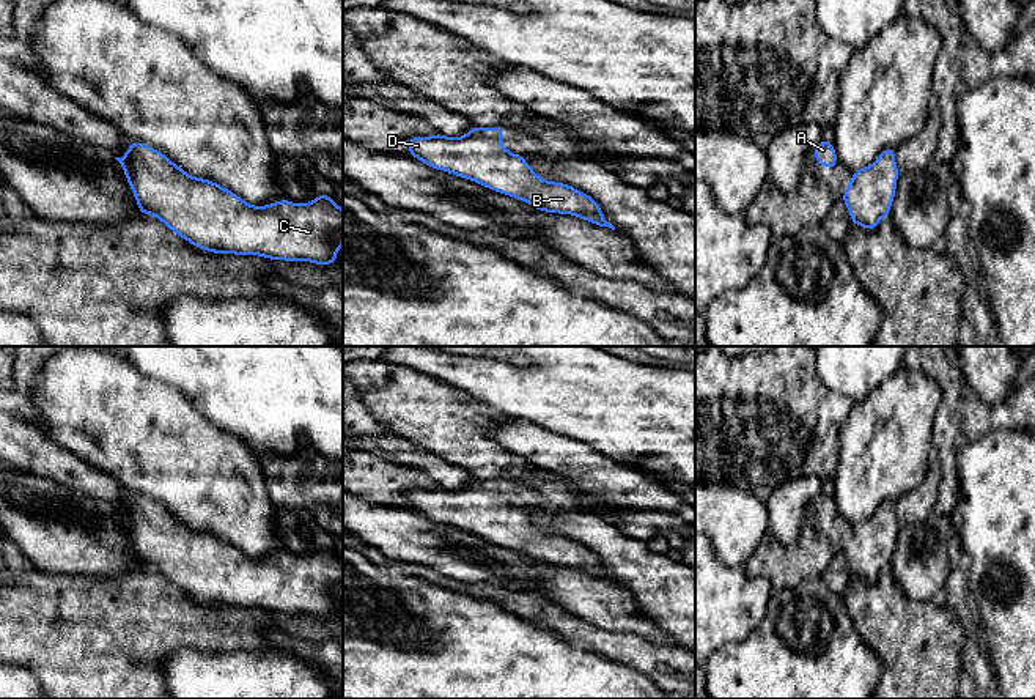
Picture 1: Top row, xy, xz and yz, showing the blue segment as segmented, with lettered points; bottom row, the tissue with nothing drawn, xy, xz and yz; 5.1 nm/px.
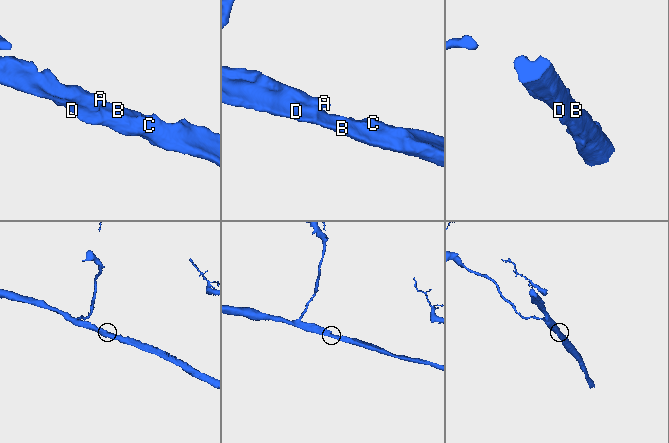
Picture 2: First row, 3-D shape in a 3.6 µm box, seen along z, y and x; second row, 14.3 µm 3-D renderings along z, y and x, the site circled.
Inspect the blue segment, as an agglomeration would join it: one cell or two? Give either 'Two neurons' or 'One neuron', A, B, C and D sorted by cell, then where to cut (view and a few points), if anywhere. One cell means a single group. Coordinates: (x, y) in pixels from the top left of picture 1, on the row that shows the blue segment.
One neuron. Groups: A B C D. No split

